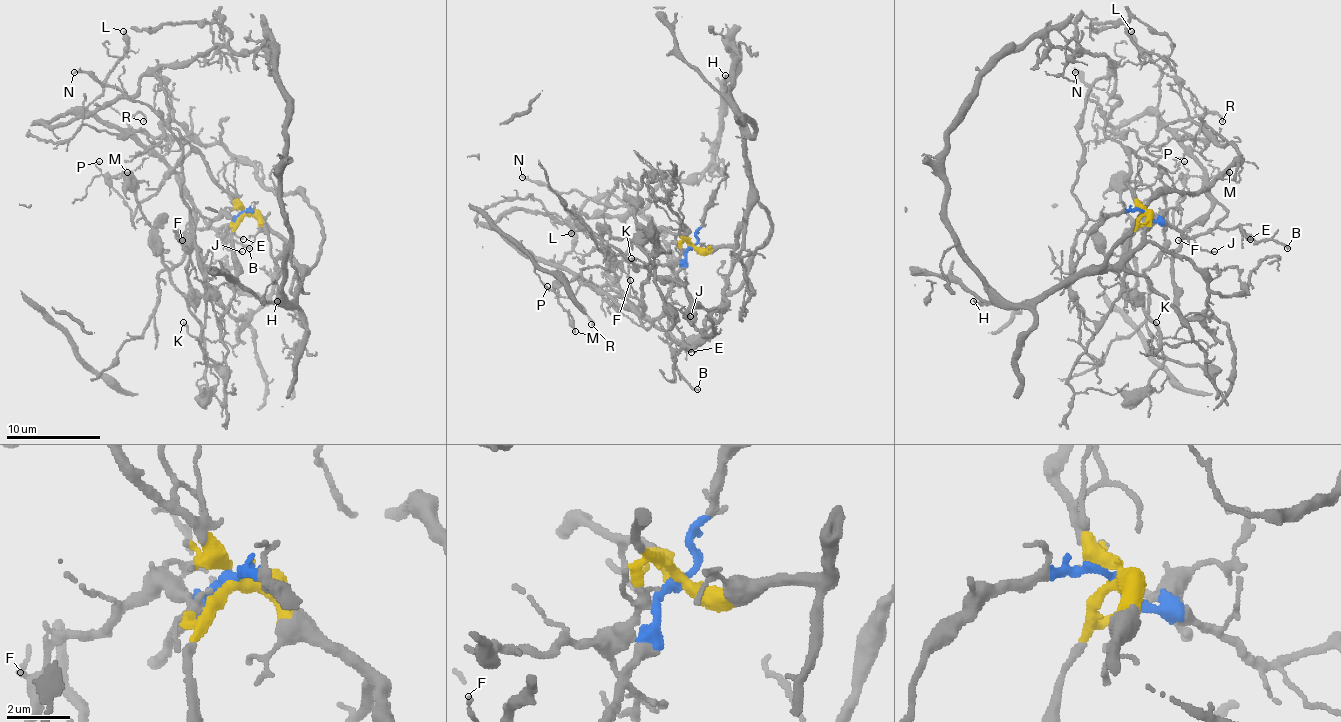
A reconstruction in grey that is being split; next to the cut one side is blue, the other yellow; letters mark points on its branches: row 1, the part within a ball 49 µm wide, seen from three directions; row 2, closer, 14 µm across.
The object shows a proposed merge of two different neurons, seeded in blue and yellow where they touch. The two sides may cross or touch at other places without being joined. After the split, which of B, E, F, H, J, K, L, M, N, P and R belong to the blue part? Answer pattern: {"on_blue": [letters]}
{"on_blue": ["B", "E", "F", "J", "L", "R"]}

